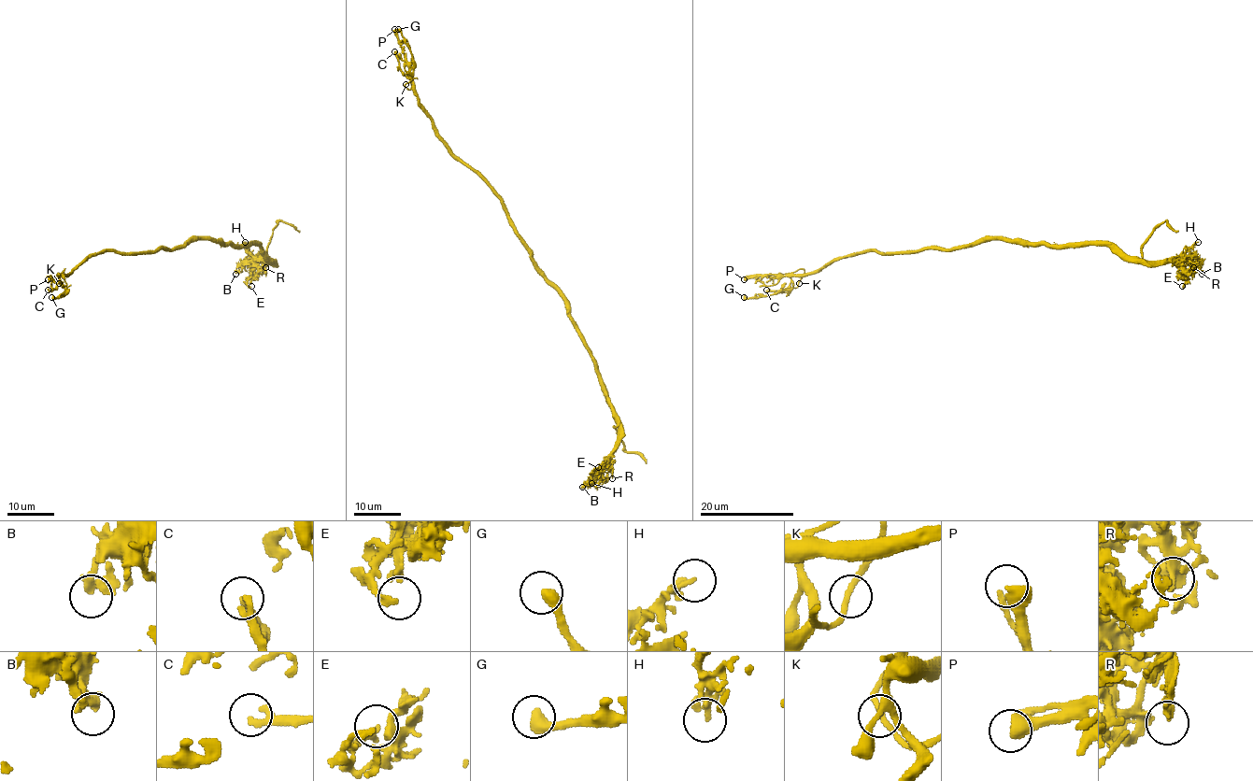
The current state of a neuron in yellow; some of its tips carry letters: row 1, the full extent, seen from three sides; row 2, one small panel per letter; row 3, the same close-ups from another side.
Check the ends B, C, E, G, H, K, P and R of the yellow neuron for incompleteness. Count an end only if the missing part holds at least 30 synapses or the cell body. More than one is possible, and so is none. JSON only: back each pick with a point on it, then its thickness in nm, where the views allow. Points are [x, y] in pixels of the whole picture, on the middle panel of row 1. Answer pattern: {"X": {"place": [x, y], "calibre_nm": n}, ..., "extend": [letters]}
{"extend": []}

